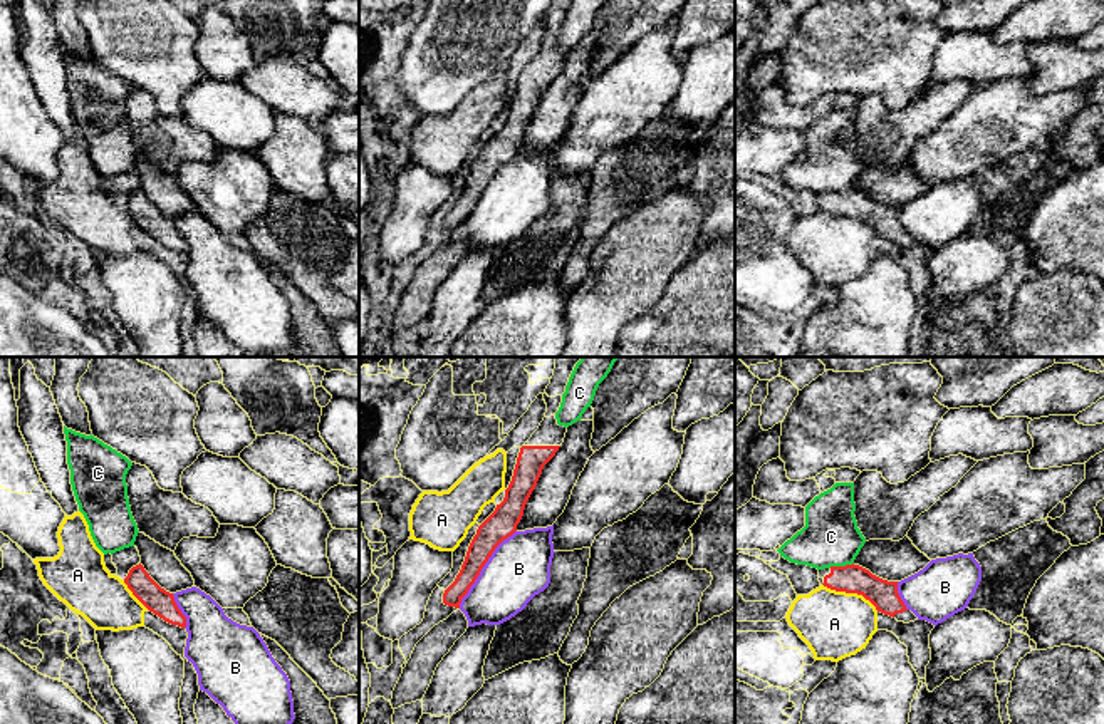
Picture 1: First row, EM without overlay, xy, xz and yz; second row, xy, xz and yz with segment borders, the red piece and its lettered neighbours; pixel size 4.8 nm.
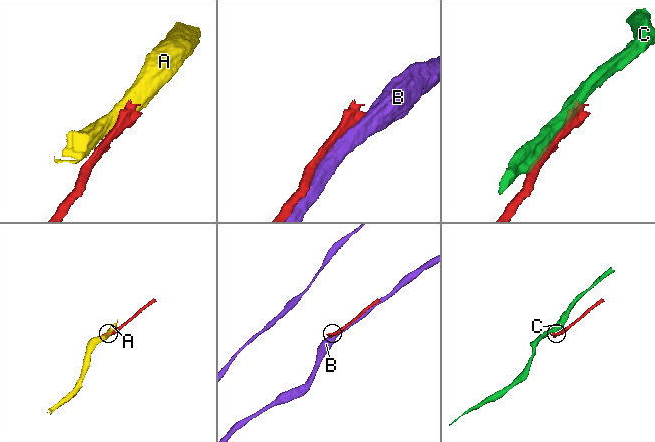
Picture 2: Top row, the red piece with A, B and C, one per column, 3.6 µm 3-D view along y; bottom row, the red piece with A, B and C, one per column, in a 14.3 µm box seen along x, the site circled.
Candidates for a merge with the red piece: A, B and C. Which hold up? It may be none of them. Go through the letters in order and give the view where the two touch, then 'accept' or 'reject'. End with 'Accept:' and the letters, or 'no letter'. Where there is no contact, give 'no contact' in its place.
A: meets red in yz; reject
B: meets red in xz; reject
C: meets red in yz; reject
Accept: no letter

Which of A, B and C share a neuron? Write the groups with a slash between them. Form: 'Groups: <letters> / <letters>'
Groups: A / B / C

